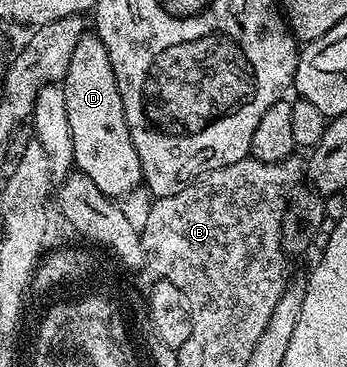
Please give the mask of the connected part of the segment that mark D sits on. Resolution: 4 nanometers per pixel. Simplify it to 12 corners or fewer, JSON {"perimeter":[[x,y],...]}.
{"perimeter":[[83,33],[61,87],[75,167],[109,198],[143,185],[112,60]]}

